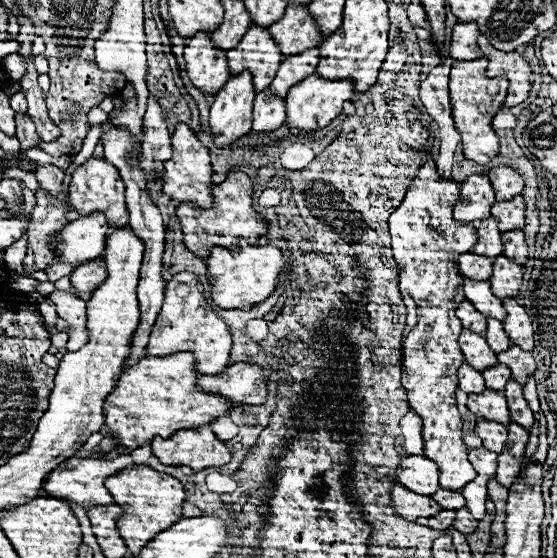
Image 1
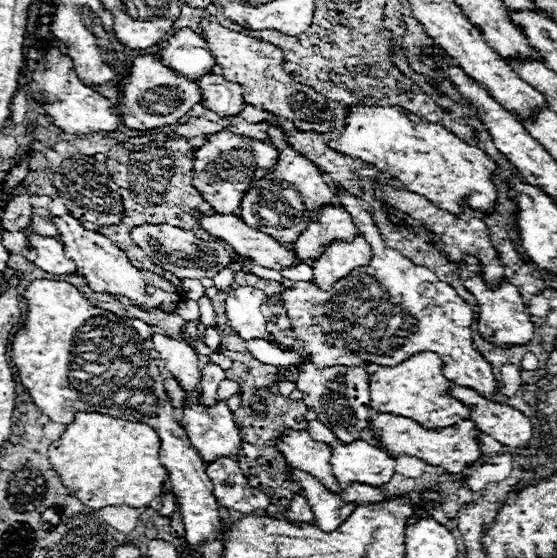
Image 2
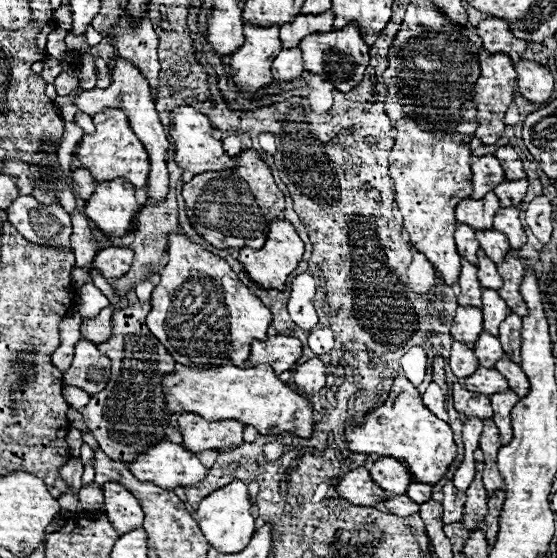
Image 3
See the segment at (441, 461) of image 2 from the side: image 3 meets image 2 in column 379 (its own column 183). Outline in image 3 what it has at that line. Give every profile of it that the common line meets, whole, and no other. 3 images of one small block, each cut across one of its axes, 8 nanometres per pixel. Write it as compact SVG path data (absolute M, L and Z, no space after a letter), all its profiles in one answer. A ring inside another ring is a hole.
M180 414L178 428L184 436L184 446L192 452L222 450L230 444L242 444L244 424L238 420L216 420L208 422L200 414Z

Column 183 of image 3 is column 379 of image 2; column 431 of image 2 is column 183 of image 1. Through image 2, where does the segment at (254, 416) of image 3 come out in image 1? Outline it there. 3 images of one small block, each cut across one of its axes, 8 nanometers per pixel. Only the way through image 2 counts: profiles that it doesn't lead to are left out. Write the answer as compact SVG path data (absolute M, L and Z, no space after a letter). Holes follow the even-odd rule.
M178 352L172 356L144 356L144 360L132 368L126 368L104 404L108 430L118 440L118 446L134 450L148 444L154 436L168 438L178 430L206 426L218 416L228 416L236 404L224 396L202 392L196 386L196 380L196 362L190 352Z

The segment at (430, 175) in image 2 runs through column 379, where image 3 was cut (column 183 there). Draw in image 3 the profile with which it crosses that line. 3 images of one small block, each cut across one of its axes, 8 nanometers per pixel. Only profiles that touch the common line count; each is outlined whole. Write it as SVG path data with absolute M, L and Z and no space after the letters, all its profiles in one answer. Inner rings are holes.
M178 106L172 114L170 114L170 136L174 138L176 144L176 164L192 174L202 174L202 172L216 172L216 170L226 170L226 168L234 168L234 160L226 154L226 150L222 148L222 142L214 138L214 128L208 120L208 116L204 116L202 112L190 108L190 106Z

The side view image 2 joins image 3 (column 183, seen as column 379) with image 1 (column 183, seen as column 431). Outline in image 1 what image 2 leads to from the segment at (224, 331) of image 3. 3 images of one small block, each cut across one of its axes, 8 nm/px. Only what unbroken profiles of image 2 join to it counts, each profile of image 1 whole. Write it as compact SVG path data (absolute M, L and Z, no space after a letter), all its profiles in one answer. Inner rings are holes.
M178 272L166 284L164 306L158 312L154 332L150 334L148 354L150 356L170 356L176 352L192 352L198 364L200 374L222 372L230 364L232 334L224 320L208 306L204 292L200 288L198 274Z

